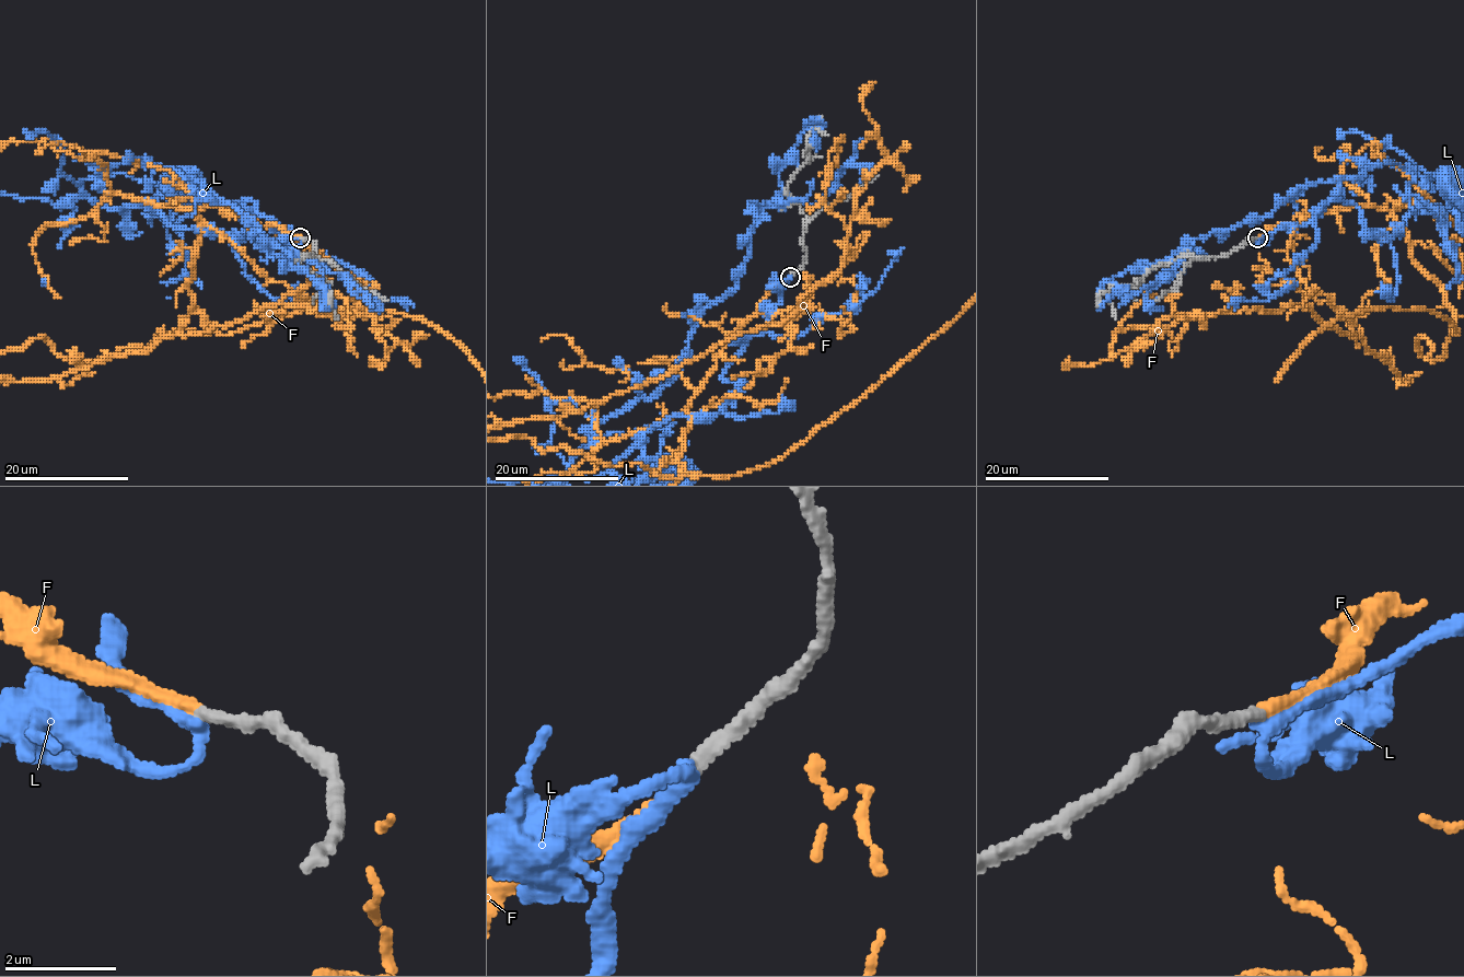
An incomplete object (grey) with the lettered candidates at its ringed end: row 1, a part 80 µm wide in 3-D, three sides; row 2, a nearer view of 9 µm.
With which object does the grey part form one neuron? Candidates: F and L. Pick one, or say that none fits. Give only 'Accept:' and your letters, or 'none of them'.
Accept: F

